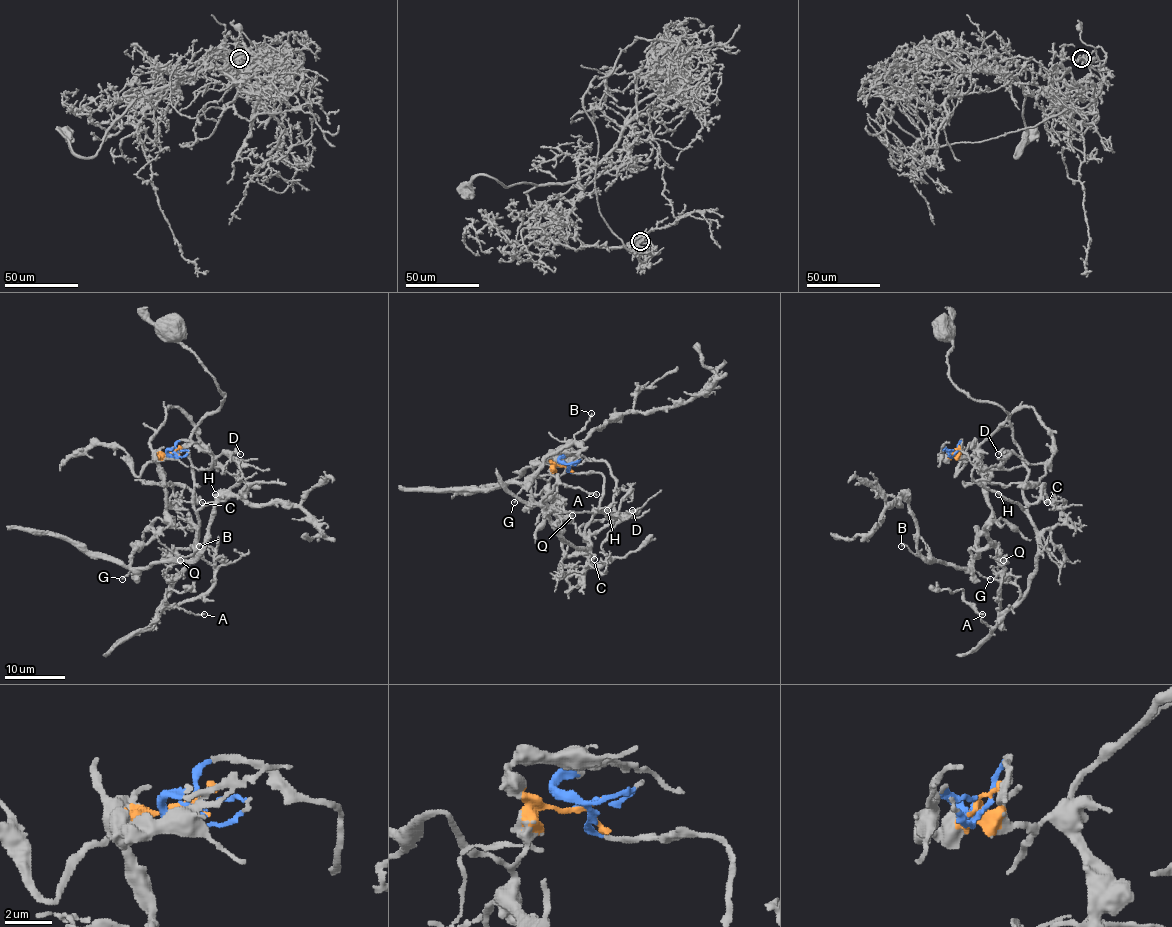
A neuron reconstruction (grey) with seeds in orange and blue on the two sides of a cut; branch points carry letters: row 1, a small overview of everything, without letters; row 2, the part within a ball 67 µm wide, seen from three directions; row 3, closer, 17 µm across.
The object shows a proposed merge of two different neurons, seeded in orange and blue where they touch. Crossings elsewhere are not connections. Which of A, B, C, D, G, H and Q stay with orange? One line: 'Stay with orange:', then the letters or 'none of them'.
Stay with orange: B, D, G

